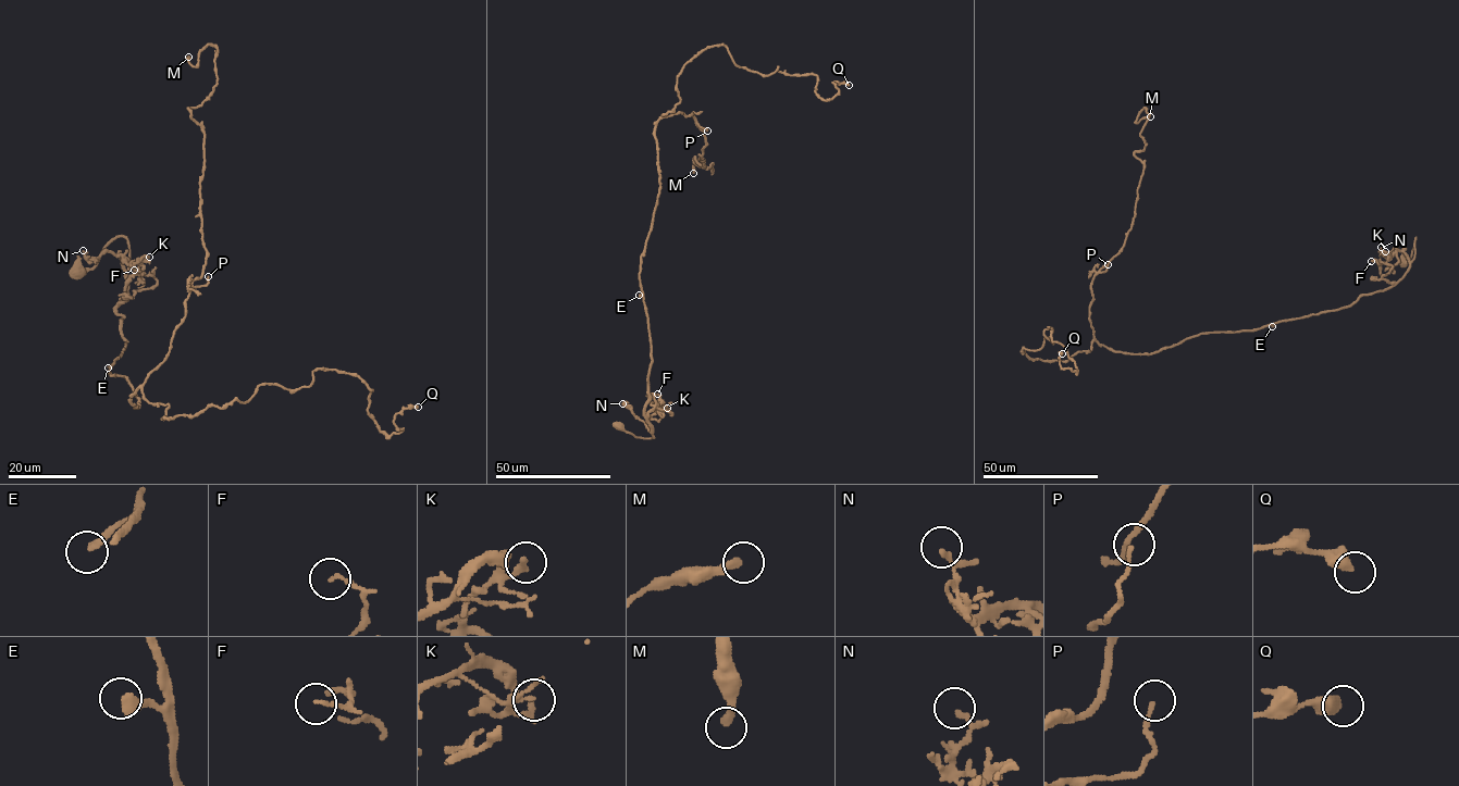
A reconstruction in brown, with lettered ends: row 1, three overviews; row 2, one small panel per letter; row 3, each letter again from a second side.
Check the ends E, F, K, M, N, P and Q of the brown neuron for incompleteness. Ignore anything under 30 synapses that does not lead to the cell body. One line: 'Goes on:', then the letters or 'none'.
Goes on: none

